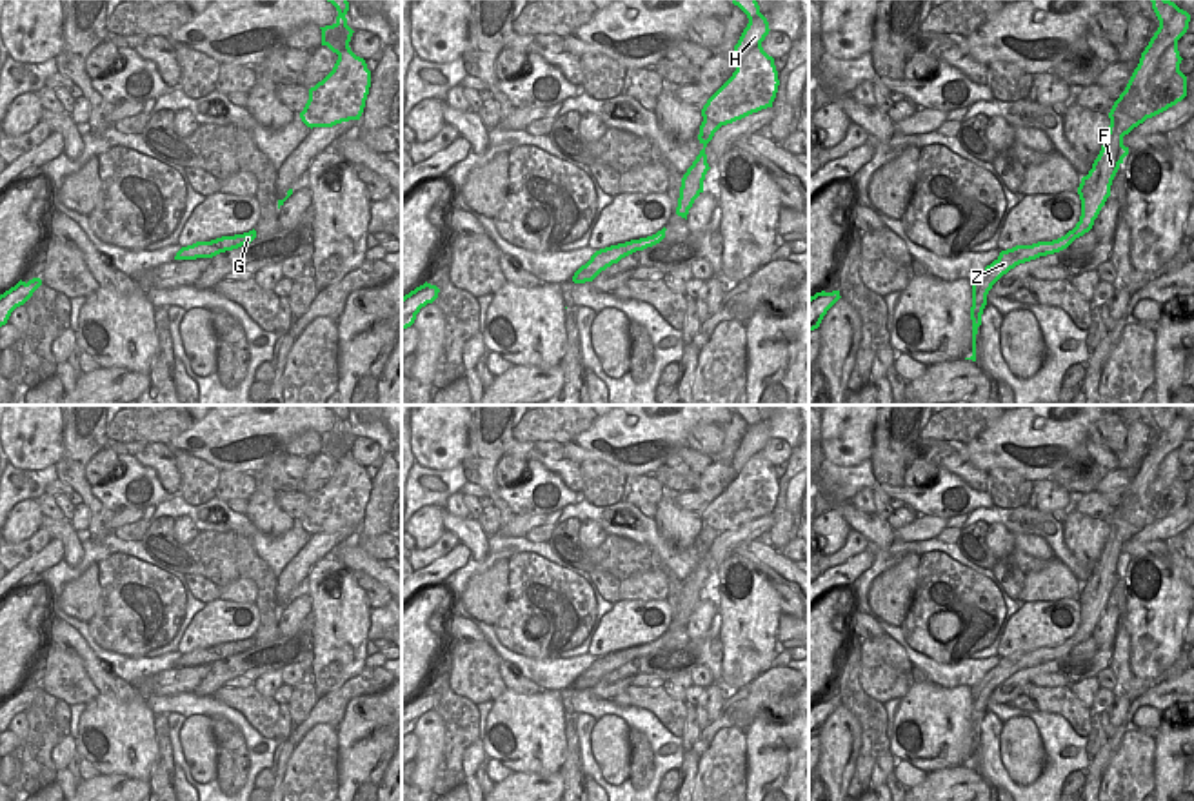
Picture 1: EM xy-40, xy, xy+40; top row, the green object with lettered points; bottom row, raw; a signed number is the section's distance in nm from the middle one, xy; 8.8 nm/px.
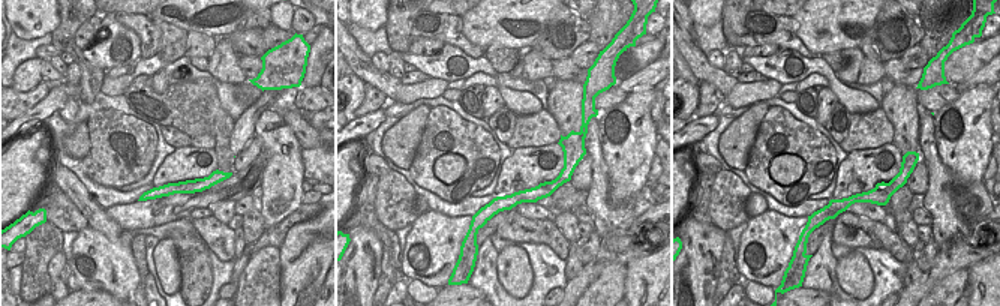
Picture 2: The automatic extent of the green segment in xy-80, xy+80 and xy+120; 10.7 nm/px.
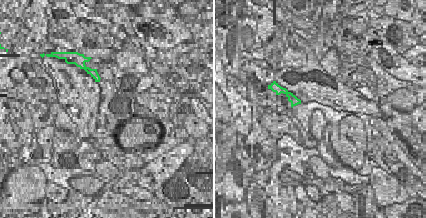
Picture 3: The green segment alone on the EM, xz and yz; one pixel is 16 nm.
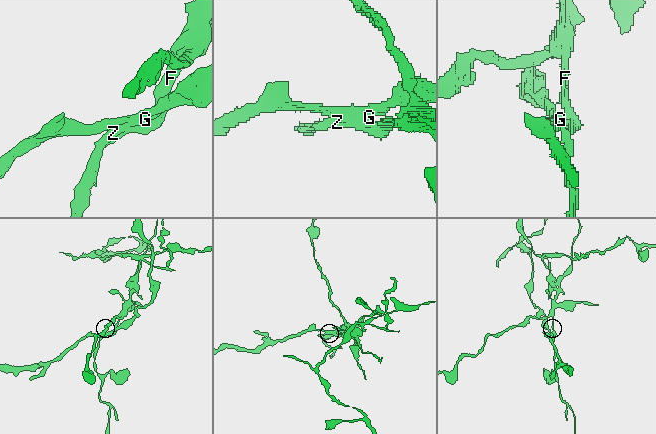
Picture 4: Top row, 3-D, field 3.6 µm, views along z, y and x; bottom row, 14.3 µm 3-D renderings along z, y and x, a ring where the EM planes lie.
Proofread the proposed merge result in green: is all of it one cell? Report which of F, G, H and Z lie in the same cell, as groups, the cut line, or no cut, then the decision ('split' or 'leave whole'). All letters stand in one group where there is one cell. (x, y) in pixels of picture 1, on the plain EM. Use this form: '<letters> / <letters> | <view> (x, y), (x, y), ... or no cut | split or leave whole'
F H Z / G | xy (664, 643), (653, 649), (631, 649) | split

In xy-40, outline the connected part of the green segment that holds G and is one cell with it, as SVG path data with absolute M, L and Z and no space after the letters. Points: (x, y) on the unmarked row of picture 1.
M249 638L244 641L234 641L234 643L222 643L211 648L196 648L193 652L182 654L174 667L193 667L198 663L205 663L205 661L220 661L225 658L233 658L238 656L245 650L251 650L256 645L256 638Z

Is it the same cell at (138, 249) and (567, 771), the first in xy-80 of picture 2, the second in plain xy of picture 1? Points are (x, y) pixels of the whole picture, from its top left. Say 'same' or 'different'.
same

